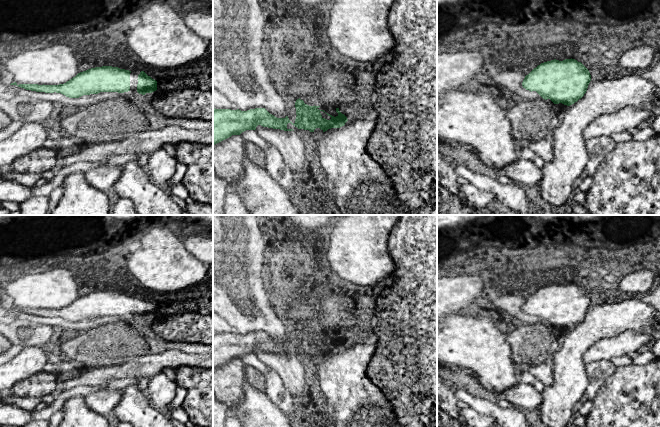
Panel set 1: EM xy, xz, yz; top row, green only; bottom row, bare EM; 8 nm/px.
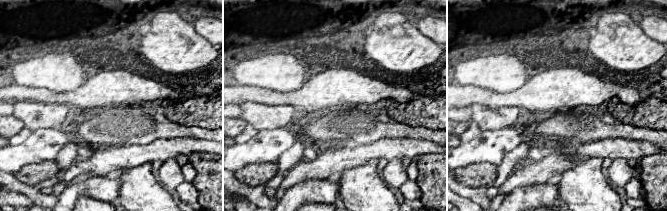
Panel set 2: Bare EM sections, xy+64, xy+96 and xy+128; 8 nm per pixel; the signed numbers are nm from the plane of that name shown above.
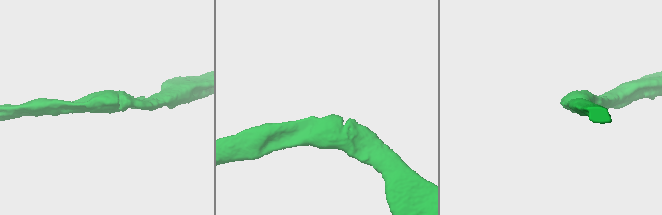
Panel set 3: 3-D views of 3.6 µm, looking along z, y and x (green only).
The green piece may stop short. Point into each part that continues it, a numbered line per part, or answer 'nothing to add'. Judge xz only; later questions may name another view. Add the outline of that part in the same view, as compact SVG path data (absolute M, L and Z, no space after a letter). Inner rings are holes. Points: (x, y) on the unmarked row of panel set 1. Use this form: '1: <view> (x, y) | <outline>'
nothing to add

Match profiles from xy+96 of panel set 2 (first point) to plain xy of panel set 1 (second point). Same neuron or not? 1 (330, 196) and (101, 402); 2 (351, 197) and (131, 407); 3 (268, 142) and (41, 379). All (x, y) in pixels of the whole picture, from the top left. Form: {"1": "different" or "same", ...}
{"1": "same", "2": "same", "3": "different"}

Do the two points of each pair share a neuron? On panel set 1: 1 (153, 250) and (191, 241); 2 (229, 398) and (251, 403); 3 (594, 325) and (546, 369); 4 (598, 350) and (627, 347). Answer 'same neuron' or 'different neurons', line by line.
1: different neurons
2: different neurons
3: different neurons
4: same neuron

